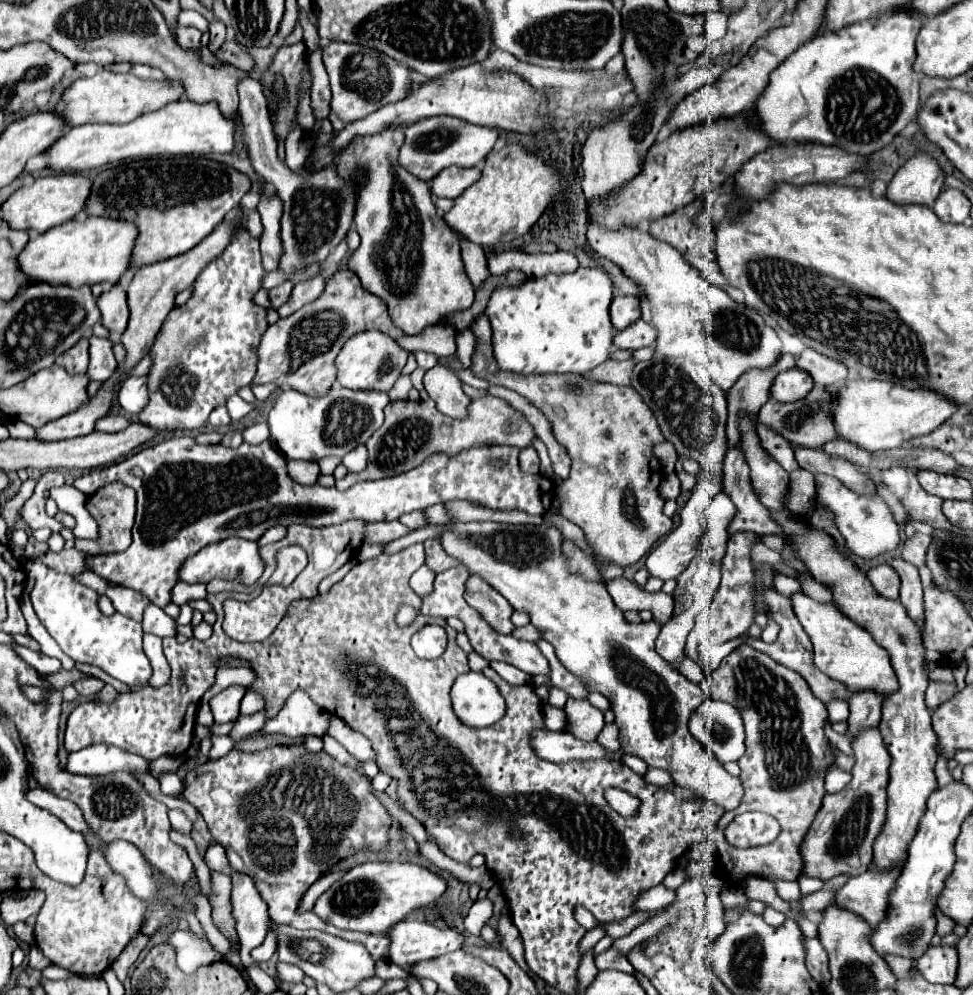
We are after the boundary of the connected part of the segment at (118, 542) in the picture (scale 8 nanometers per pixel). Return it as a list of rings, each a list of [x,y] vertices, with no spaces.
[[[113,482],[111,486],[103,486],[93,496],[87,498],[87,510],[99,524],[99,540],[75,540],[77,550],[87,550],[89,554],[109,554],[109,552],[123,552],[131,544],[131,528],[135,520],[135,490],[129,486],[123,486],[121,482]]]

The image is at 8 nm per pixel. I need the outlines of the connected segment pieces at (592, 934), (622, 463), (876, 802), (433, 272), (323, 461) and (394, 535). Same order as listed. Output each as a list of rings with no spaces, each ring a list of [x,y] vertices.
[[[599,924],[597,928],[593,928],[593,930],[589,930],[585,936],[583,936],[583,940],[581,940],[581,956],[589,950],[589,948],[593,948],[593,944],[599,940],[599,938],[603,938],[603,924]]]
[[[483,314],[471,326],[473,334],[479,338],[479,346],[473,354],[473,374],[485,378],[491,384],[505,386],[509,390],[519,392],[527,400],[531,400],[553,424],[555,438],[567,448],[573,466],[571,474],[563,484],[557,488],[561,500],[561,514],[577,524],[583,532],[587,542],[591,544],[599,562],[611,562],[621,568],[635,564],[641,556],[645,556],[651,546],[671,530],[671,518],[663,514],[663,498],[659,496],[657,488],[661,482],[661,472],[655,466],[657,458],[651,452],[651,446],[663,442],[659,434],[659,426],[655,426],[655,418],[651,418],[651,410],[639,402],[639,394],[631,390],[631,386],[615,386],[615,384],[597,384],[587,380],[587,376],[575,374],[545,374],[545,376],[523,376],[515,372],[497,370],[493,360],[493,344],[491,344],[491,324],[489,318]]]
[[[871,728],[861,732],[861,736],[853,740],[853,752],[853,780],[845,786],[845,790],[837,794],[825,794],[823,806],[817,812],[815,822],[811,824],[803,842],[803,858],[807,858],[807,870],[803,870],[803,874],[811,874],[821,880],[833,878],[837,874],[863,874],[867,864],[873,860],[873,842],[885,824],[885,790],[889,782],[887,770],[891,758],[879,730]]]
[[[389,128],[375,136],[355,138],[333,164],[337,166],[343,178],[355,176],[357,168],[365,170],[365,184],[359,188],[359,202],[355,208],[355,228],[361,236],[359,248],[349,258],[349,270],[355,272],[361,280],[361,286],[373,296],[381,298],[387,304],[393,324],[403,330],[407,336],[421,334],[425,328],[441,324],[447,314],[461,312],[471,308],[475,298],[475,288],[469,282],[469,276],[461,258],[461,236],[453,232],[437,212],[427,182],[411,178],[407,170],[397,164],[397,152],[403,142],[403,128]]]
[[[325,456],[325,458],[319,458],[317,464],[319,464],[319,468],[321,468],[321,474],[333,474],[333,470],[341,464],[341,458]]]
[[[373,522],[365,528],[365,542],[379,544],[379,542],[391,542],[401,536],[405,536],[409,530],[401,522]]]

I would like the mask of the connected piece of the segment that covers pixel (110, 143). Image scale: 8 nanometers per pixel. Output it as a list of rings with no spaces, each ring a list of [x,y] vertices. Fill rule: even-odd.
[[[183,98],[157,112],[143,114],[129,124],[83,124],[69,128],[51,146],[49,168],[57,172],[81,172],[121,160],[231,152],[235,150],[235,130],[239,124],[239,116],[223,116],[217,102],[197,104]]]

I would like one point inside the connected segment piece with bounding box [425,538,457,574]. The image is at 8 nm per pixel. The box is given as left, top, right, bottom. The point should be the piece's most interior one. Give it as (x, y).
(437, 560)

